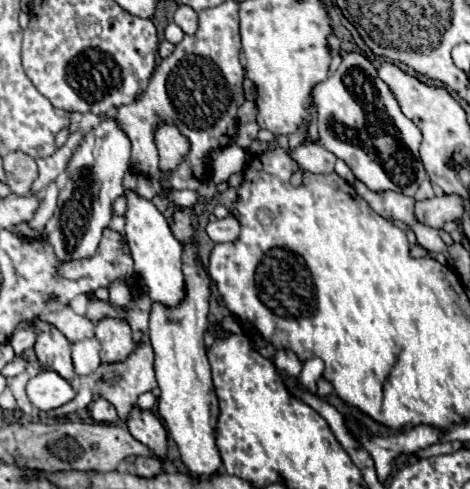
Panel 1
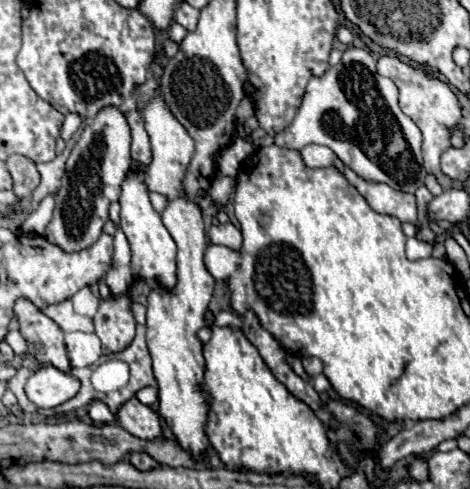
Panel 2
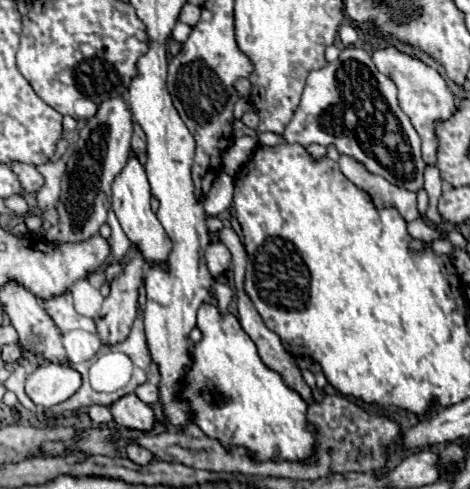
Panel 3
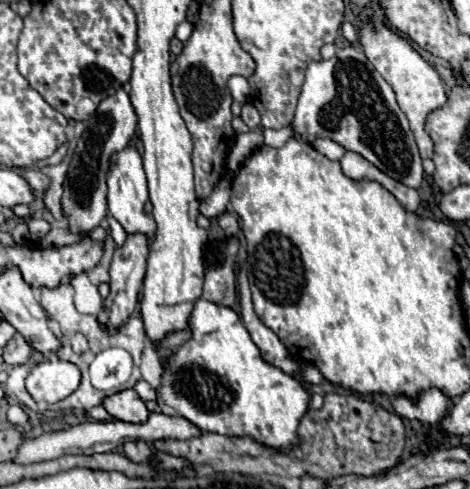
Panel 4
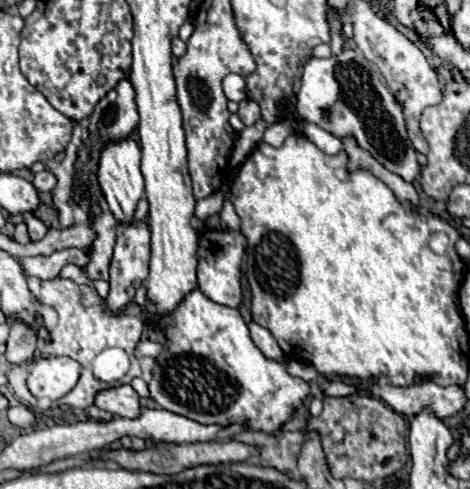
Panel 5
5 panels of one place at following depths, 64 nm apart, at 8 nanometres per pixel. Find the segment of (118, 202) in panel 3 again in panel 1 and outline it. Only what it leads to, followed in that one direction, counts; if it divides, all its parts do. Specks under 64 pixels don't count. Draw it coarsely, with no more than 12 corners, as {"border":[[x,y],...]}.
{"border":[[126,190],[126,236],[152,302],[184,298],[182,244]]}

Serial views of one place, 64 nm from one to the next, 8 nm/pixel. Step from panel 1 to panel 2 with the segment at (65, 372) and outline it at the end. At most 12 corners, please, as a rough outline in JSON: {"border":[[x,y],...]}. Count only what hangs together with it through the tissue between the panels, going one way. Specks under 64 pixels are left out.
{"border":[[28,298],[14,316],[28,352],[70,372],[64,332]]}

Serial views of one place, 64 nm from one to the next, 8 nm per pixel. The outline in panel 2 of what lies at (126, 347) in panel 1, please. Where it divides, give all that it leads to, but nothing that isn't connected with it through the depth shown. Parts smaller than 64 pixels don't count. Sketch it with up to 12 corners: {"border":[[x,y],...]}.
{"border":[[130,292],[106,298],[94,326],[106,354],[136,328]]}

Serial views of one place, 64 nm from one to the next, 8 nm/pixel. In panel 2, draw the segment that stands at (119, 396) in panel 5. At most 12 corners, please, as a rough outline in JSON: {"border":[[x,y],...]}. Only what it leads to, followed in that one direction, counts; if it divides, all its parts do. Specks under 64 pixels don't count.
{"border":[[138,398],[118,408],[124,430],[144,440],[162,434],[158,414]]}

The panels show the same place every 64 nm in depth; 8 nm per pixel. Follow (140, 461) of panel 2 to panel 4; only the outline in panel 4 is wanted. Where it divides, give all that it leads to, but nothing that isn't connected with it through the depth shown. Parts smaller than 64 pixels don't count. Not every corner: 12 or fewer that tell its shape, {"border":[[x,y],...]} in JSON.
{"border":[[144,440],[124,442],[132,462],[148,460],[152,450]]}

